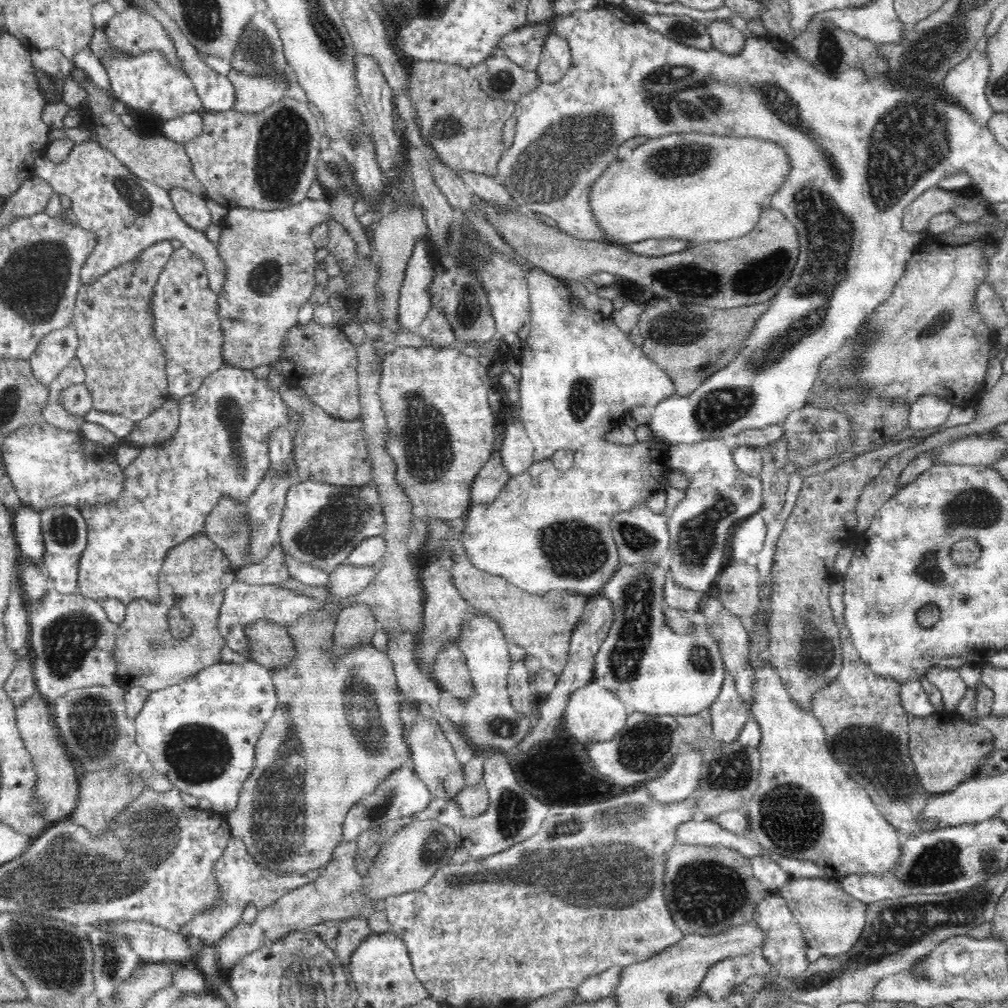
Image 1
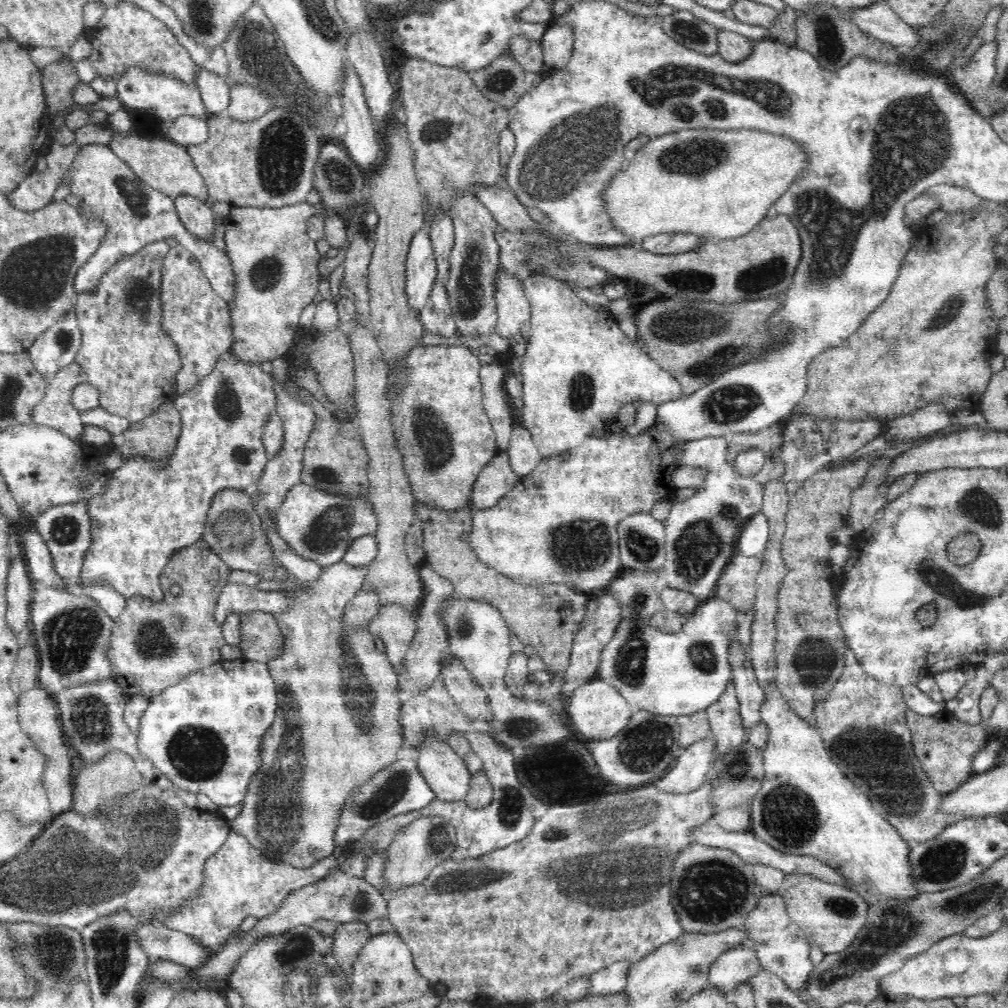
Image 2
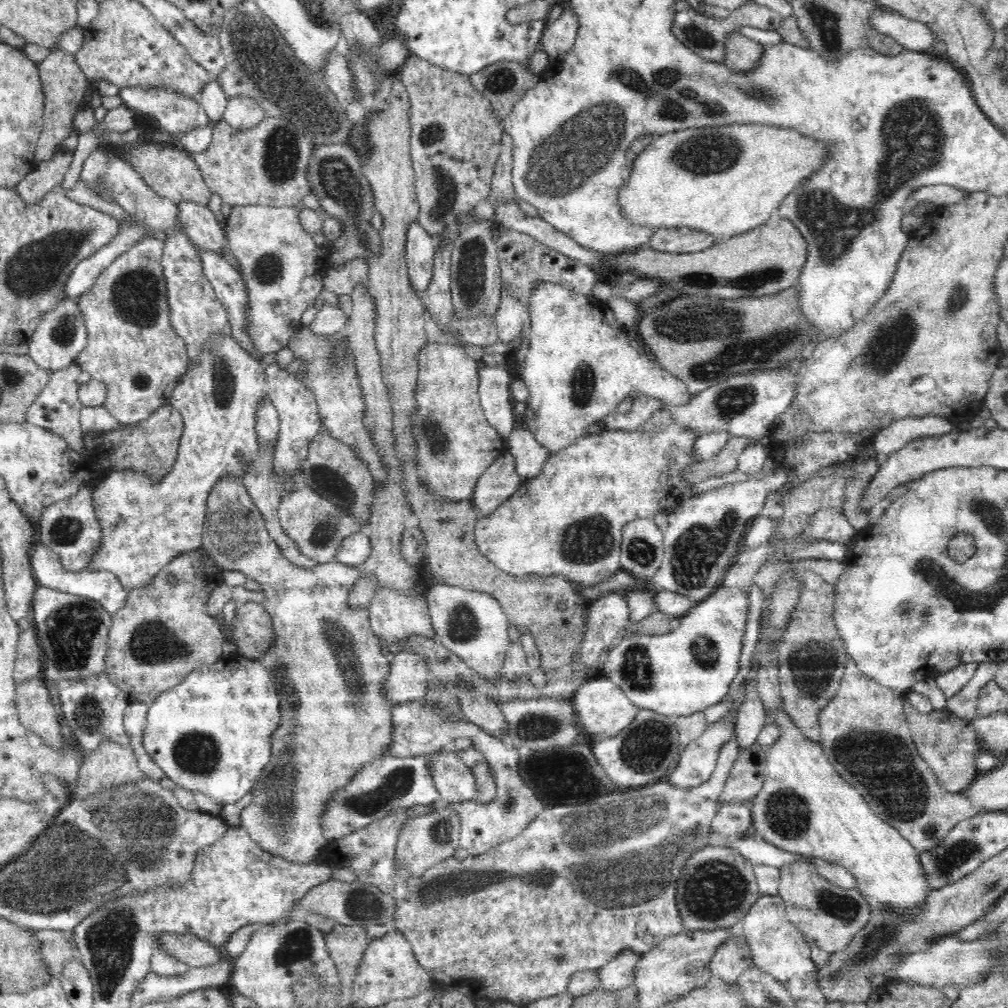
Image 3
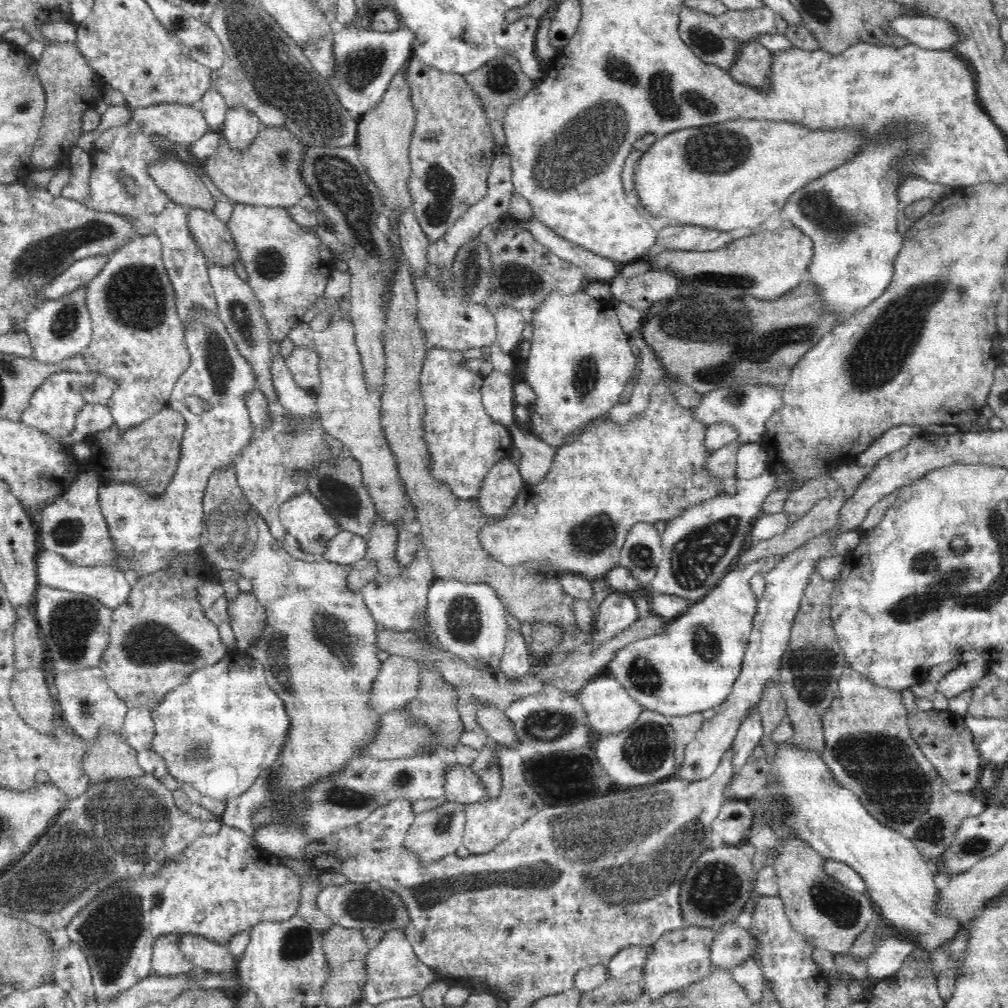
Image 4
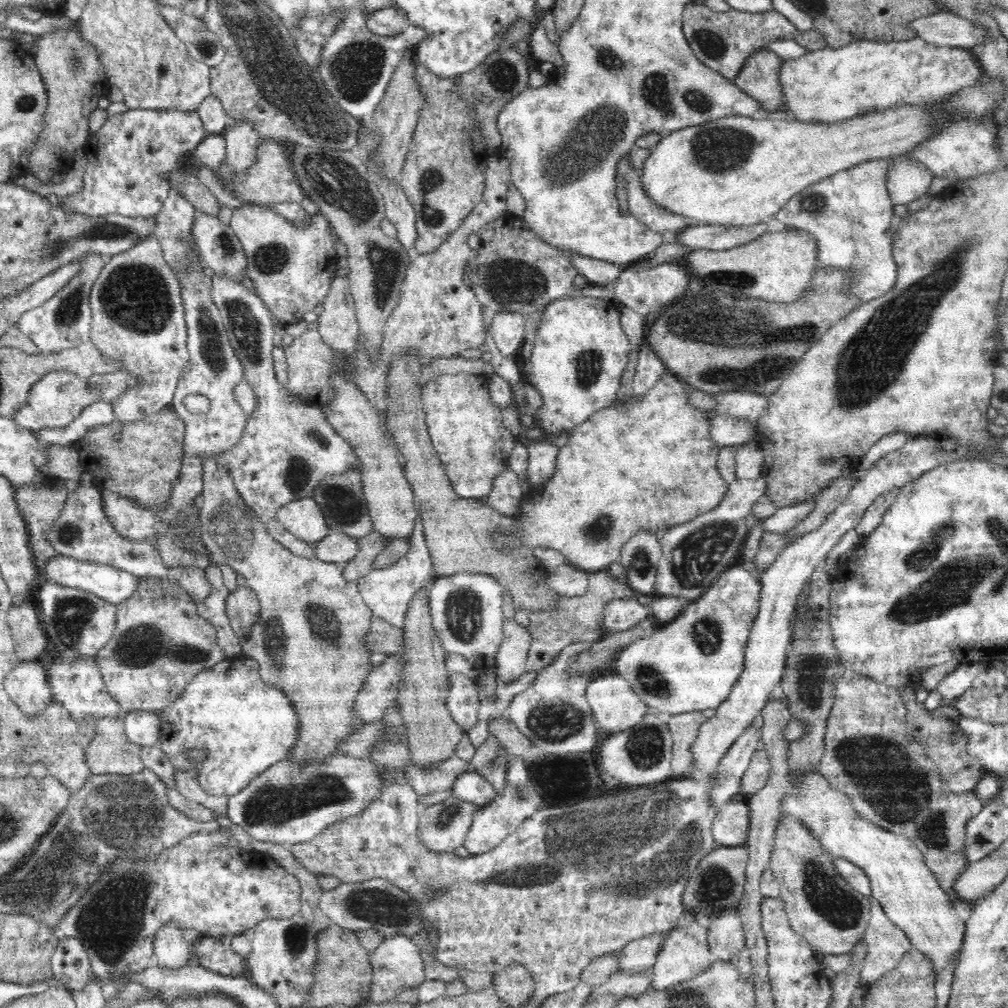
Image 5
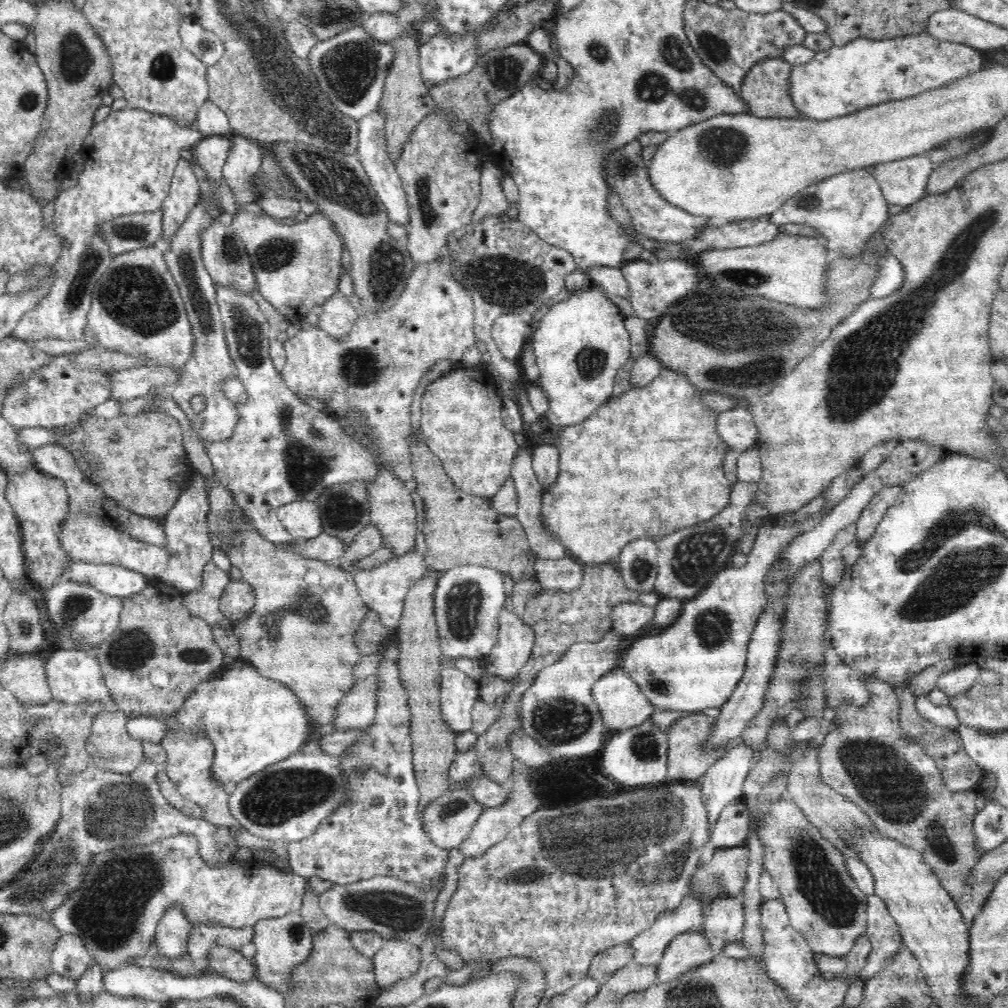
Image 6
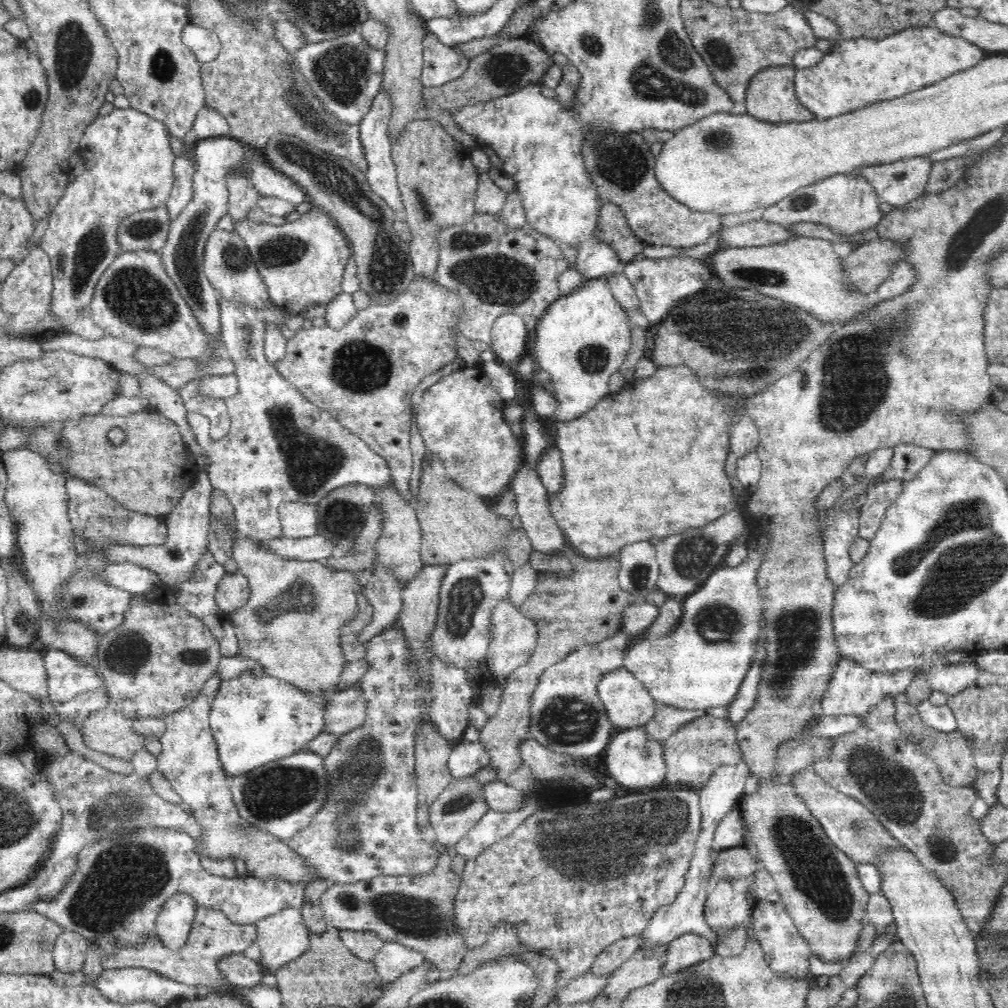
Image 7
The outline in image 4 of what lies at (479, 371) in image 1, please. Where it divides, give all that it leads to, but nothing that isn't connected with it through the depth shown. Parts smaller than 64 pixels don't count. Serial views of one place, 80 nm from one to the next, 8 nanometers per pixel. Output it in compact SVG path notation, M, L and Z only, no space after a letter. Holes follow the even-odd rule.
M432 347L427 349L420 375L421 397L424 403L423 432L427 449L430 451L431 475L440 482L445 482L461 500L467 502L477 497L484 477L500 459L510 457L513 444L509 429L494 422L486 412L481 399L483 376L470 371L462 363L462 351Z

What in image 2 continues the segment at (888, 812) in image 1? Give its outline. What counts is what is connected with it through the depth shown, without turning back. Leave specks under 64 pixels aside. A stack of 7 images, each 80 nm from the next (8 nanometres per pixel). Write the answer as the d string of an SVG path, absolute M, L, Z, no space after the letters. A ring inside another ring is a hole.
M848 647L842 675L830 696L814 708L824 746L842 773L868 795L876 811L907 843L930 840L962 818L939 809L946 793L933 787L913 753L911 730L905 718L909 709L901 687L876 681L862 669L854 654Z

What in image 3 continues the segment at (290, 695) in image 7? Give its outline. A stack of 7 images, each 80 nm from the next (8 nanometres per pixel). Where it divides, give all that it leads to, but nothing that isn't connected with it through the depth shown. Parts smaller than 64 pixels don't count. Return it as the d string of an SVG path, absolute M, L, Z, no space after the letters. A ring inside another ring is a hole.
M234 653L228 658L222 658L217 664L206 665L200 669L194 670L184 682L177 684L174 688L169 688L162 692L148 710L146 717L147 723L143 732L142 744L145 747L144 752L151 756L156 765L177 784L178 787L185 788L191 792L203 792L209 796L214 802L220 804L230 804L230 802L238 802L242 800L248 792L251 792L254 783L262 770L269 764L271 757L271 736L274 730L278 728L280 715L280 698L278 697L276 687L270 678L270 674L266 671L264 665L255 659L248 659L239 653Z

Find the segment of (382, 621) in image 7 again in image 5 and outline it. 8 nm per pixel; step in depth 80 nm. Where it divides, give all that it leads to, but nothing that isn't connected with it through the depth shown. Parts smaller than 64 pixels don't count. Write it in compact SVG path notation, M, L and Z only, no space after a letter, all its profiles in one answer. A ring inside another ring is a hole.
M420 510L416 512L418 518L411 534L410 552L404 554L403 558L400 558L394 566L384 569L374 569L370 574L358 578L358 588L363 596L364 602L368 608L371 608L373 616L384 619L388 624L395 626L396 628L402 628L404 622L406 622L406 612L410 608L410 602L412 598L428 586L428 582L432 578L436 578L436 574L433 572L433 566L430 556L429 548L427 547L425 536L423 533L423 522L420 516Z

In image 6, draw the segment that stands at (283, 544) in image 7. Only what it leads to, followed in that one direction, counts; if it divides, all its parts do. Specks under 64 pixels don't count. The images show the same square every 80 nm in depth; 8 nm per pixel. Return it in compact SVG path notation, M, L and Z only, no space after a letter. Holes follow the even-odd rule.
M322 532L320 536L316 536L312 540L300 539L286 548L292 549L294 553L300 554L304 558L322 560L330 564L337 563L346 554L348 546L342 539Z

